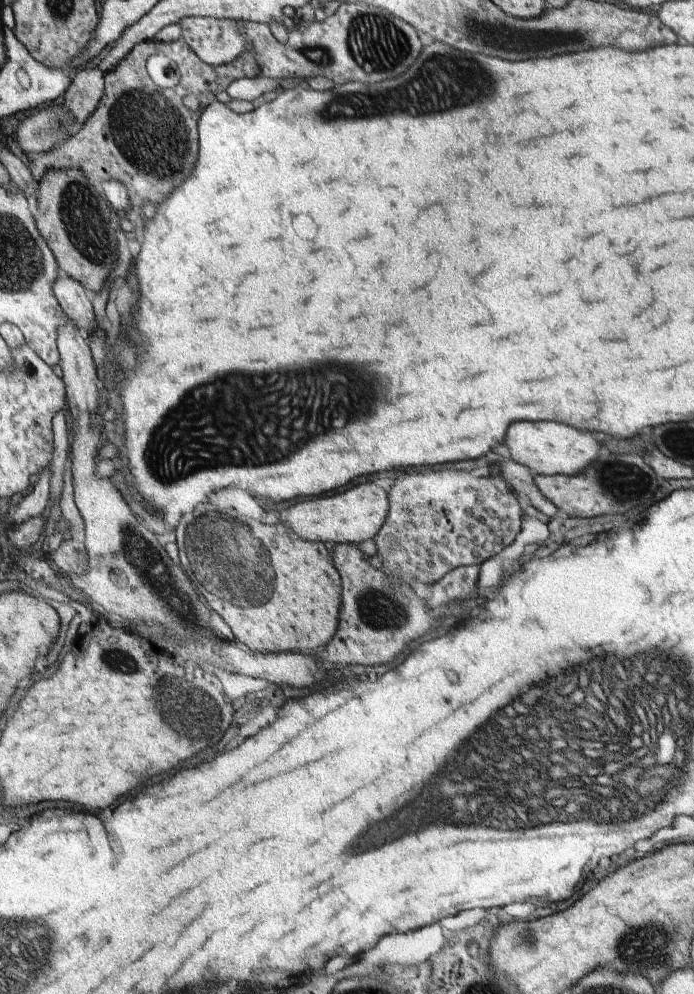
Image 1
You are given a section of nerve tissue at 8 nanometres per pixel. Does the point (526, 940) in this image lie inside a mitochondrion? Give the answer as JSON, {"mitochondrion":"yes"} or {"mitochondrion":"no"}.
{"mitochondrion":"yes"}

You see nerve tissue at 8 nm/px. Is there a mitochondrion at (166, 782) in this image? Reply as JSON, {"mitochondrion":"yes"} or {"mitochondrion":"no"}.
{"mitochondrion":"no"}

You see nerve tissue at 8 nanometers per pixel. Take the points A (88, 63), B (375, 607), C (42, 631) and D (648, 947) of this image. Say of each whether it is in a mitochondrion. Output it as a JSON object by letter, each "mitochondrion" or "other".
{"A":"other","B":"mitochondrion","C":"other","D":"mitochondrion"}

